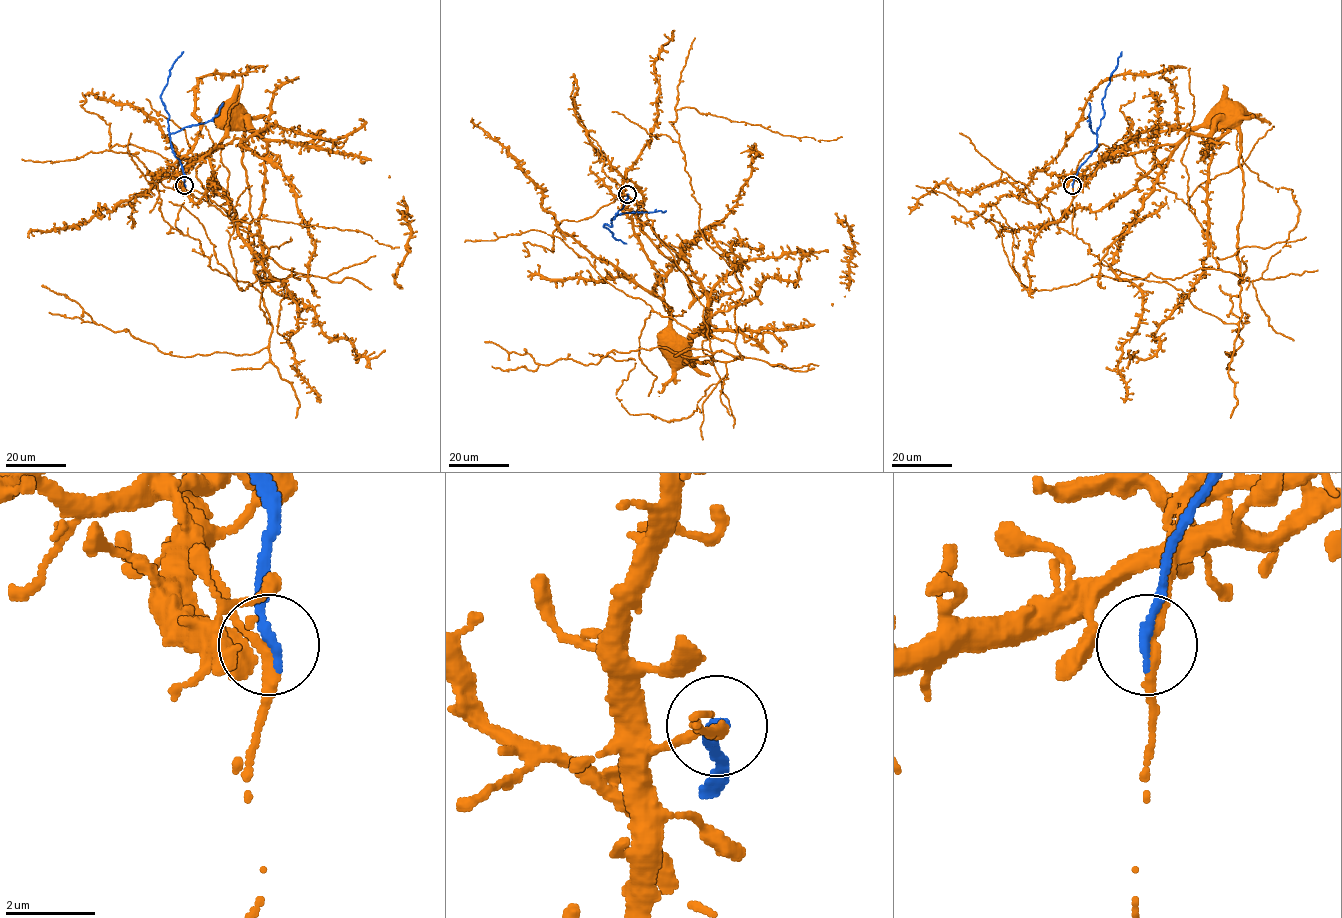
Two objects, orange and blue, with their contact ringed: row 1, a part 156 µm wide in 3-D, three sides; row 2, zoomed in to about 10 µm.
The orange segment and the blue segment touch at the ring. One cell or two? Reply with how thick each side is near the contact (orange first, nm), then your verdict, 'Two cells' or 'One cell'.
Thickness 240 nm (orange) against 240 nm. Two cells

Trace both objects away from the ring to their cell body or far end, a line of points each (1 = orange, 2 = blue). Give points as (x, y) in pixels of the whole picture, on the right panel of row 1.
1: (1072, 185), (1075, 180), (1090, 175), (1112, 158), (1176, 144), (1225, 113)
2: (1072, 185), (1080, 167), (1097, 145), (1097, 129), (1104, 110), (1102, 101), (1121, 52)

